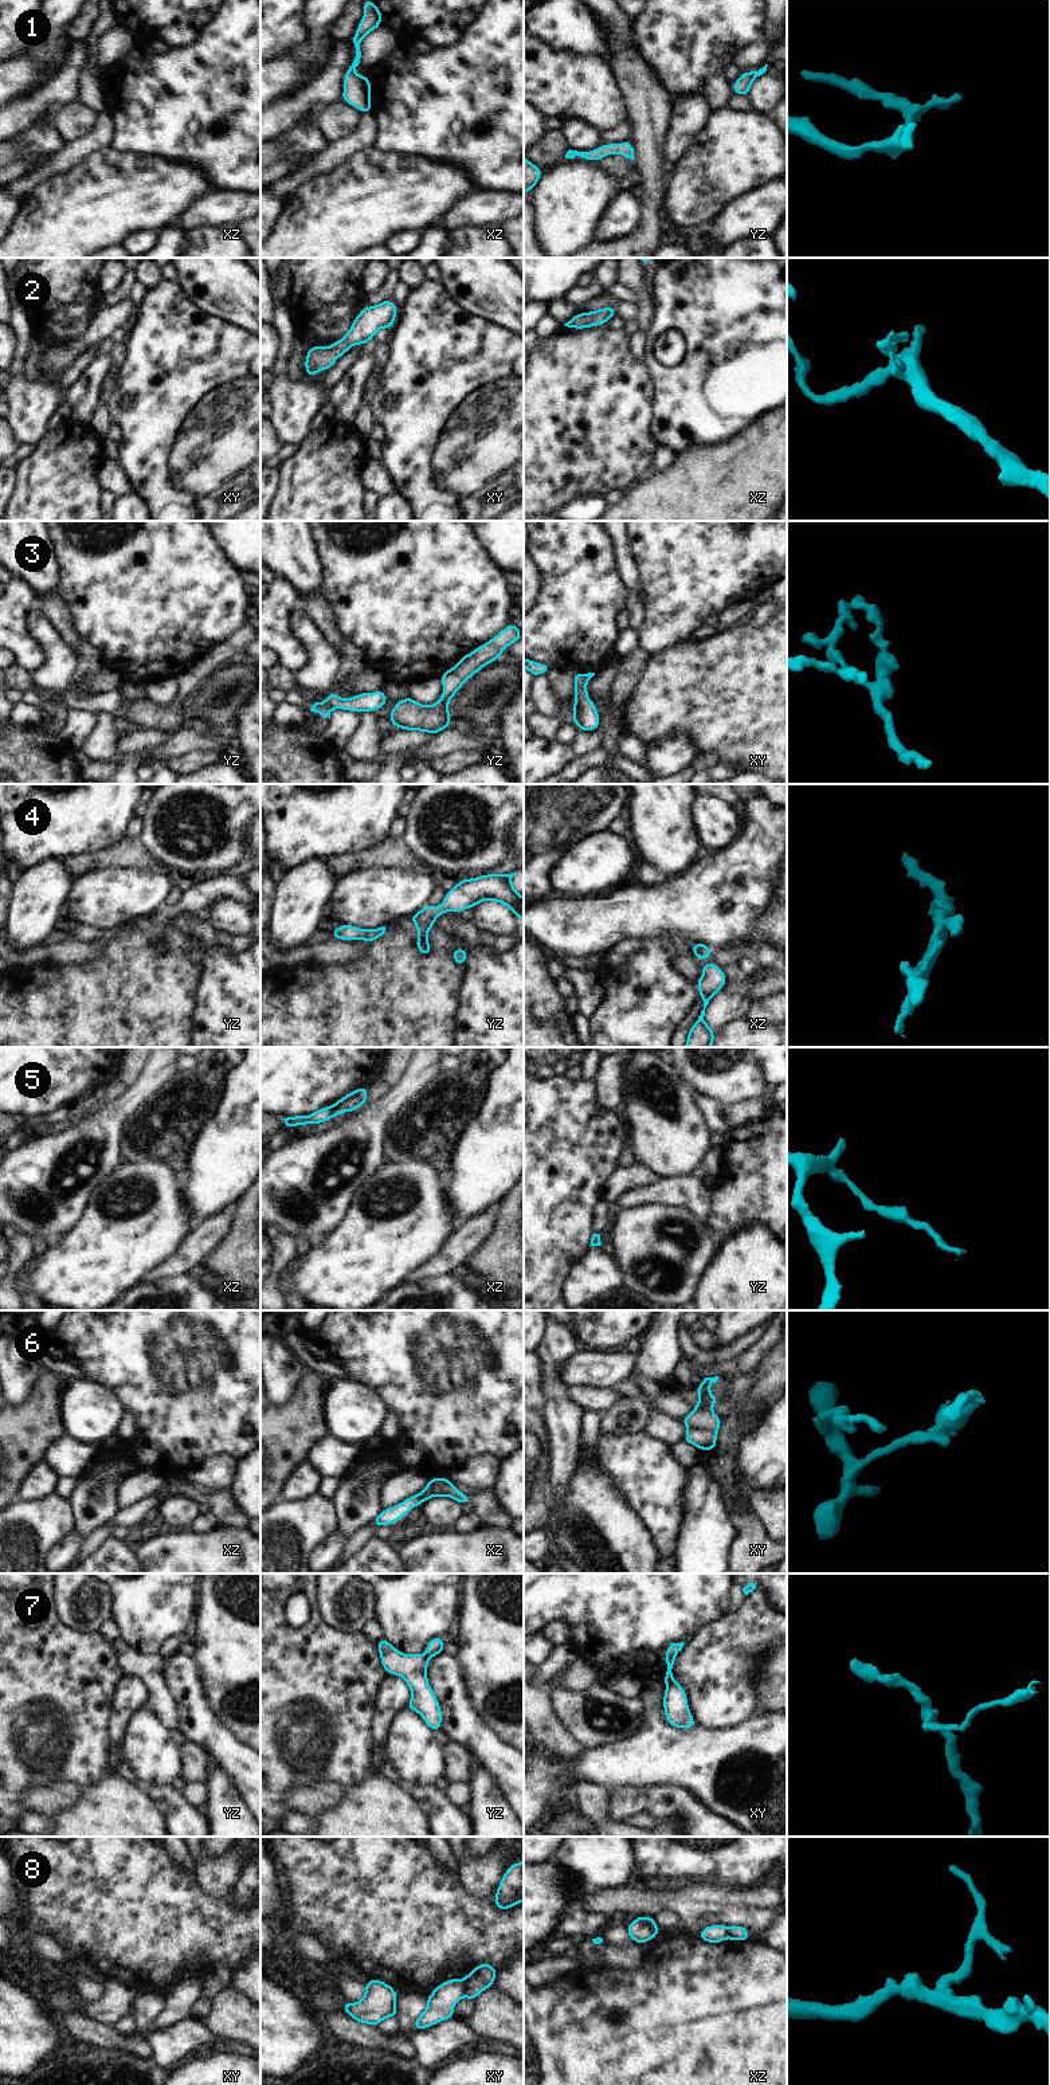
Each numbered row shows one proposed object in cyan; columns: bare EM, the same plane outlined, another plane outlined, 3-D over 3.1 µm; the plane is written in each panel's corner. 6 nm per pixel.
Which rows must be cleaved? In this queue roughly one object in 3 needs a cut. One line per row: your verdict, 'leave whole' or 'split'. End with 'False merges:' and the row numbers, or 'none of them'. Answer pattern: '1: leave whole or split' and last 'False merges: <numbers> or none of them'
1: leave whole
2: leave whole
3: leave whole
4: leave whole
5: leave whole
6: split
7: split
8: split
False merges: 6, 7, 8

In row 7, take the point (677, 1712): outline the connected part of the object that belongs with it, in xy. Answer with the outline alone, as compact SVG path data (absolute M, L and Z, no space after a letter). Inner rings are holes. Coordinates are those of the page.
M675 1657L666 1663L666 1674L663 1677L666 1690L663 1693L663 1712L666 1721L679 1729L690 1729L696 1727L691 1716L685 1689L674 1680L673 1666Z

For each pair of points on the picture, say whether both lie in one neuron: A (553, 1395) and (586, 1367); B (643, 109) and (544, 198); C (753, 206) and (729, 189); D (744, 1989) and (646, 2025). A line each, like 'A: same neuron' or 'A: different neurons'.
A: different neurons
B: different neurons
C: different neurons
D: same neuron

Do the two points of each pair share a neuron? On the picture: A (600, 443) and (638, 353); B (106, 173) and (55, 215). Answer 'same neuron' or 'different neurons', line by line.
A: different neurons
B: same neuron

